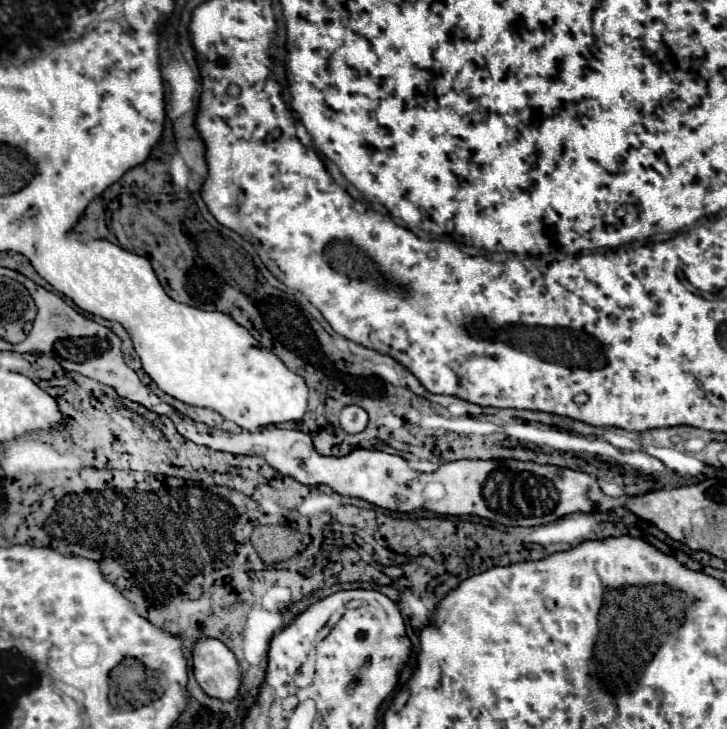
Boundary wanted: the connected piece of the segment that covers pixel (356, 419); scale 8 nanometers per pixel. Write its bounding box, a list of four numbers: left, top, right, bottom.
[339,405,367,434]

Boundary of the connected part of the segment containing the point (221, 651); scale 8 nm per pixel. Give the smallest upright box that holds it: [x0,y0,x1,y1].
[191,638,239,700]

